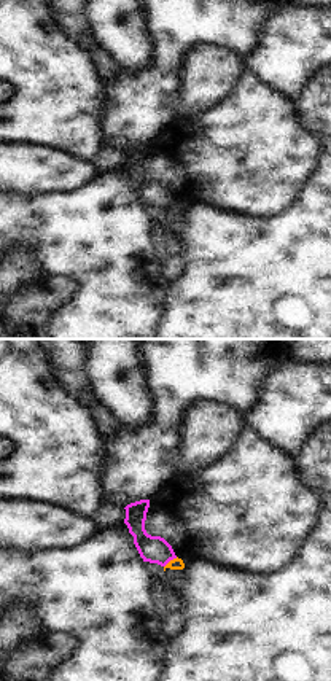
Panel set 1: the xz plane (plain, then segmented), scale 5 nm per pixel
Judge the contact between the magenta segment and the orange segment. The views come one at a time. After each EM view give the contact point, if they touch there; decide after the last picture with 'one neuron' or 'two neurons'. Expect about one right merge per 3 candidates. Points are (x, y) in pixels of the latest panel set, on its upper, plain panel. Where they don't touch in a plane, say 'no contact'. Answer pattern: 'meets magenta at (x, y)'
meets magenta at (171, 202)

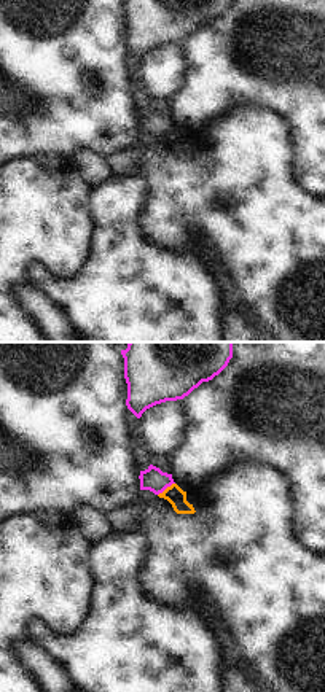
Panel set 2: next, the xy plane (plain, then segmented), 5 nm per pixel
meets magenta at (166, 131)

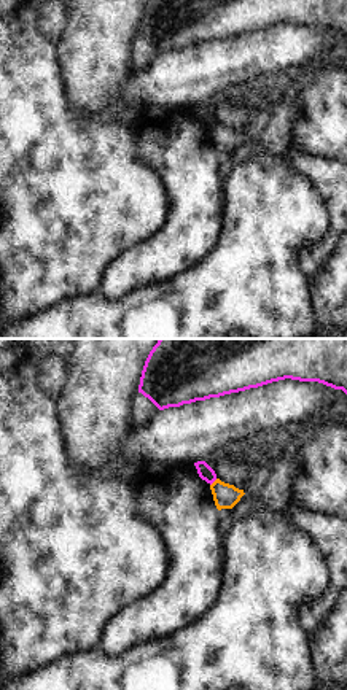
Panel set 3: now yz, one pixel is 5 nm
meets magenta at (214, 124)

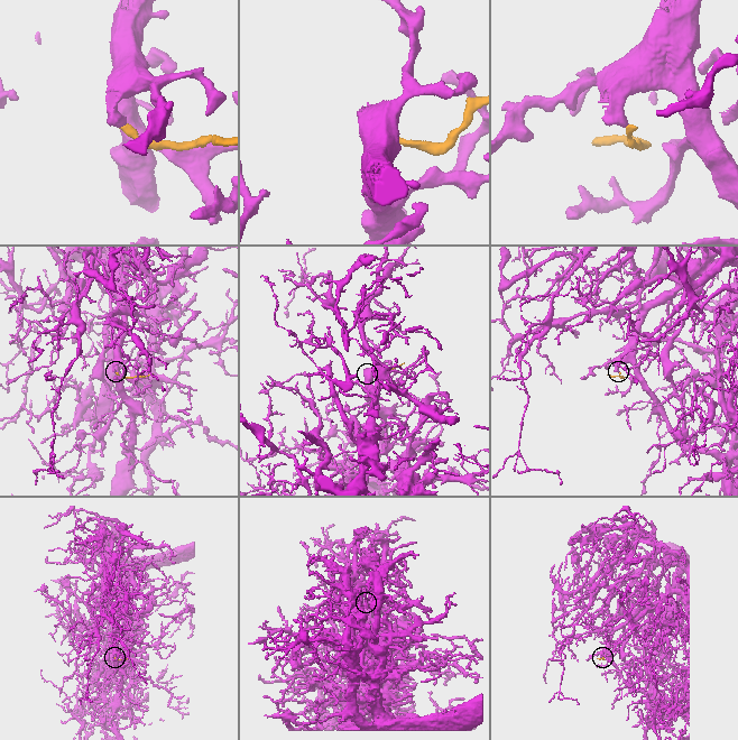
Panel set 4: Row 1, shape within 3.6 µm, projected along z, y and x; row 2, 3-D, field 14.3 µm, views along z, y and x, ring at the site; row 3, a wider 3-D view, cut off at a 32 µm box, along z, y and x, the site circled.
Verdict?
two neurons

